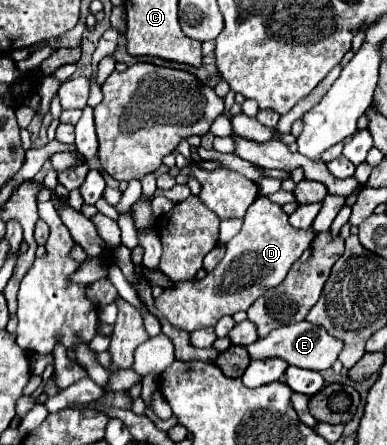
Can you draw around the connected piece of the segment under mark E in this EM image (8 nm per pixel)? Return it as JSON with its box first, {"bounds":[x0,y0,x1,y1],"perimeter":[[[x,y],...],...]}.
{"bounds":[247,320,343,370],"perimeter":[[[307,320],[291,324],[291,326],[279,326],[271,330],[265,338],[255,340],[251,346],[247,346],[247,352],[251,360],[265,360],[265,358],[283,358],[289,366],[297,368],[307,368],[307,370],[325,370],[331,368],[333,362],[337,360],[343,344],[337,338],[331,338],[321,326],[315,326]]]}

